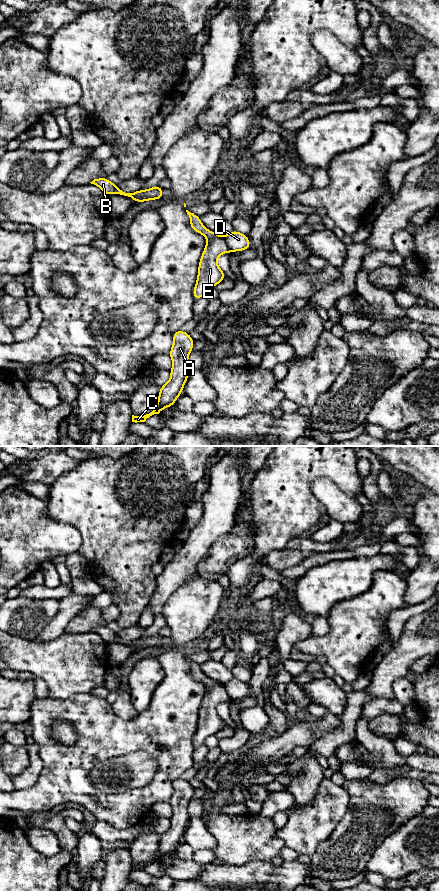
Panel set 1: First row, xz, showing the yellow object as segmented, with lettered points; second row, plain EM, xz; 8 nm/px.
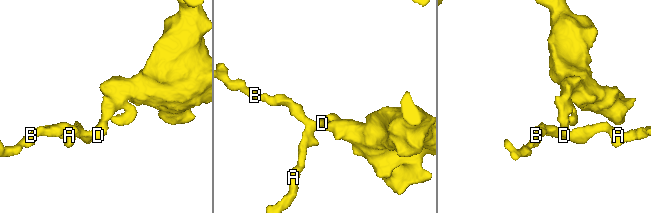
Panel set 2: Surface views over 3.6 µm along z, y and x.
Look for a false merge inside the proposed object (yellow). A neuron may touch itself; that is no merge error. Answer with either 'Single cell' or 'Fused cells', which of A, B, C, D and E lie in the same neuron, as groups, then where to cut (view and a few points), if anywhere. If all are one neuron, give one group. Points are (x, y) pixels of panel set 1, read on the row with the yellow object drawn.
Fused cells. Groups: A B C E / D. Split along xz (223, 237), (230, 251)

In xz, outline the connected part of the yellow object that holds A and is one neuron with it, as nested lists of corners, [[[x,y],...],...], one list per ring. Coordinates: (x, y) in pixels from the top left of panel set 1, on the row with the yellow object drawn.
[[[179,330],[173,334],[173,346],[169,352],[173,362],[170,380],[160,387],[158,402],[154,410],[144,416],[132,415],[132,422],[145,422],[150,416],[159,414],[169,406],[174,406],[188,379],[190,372],[188,356],[193,349],[193,345],[194,340],[188,333]]]

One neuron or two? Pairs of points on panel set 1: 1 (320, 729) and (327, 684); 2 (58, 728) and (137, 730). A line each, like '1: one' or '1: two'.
1: two
2: two

